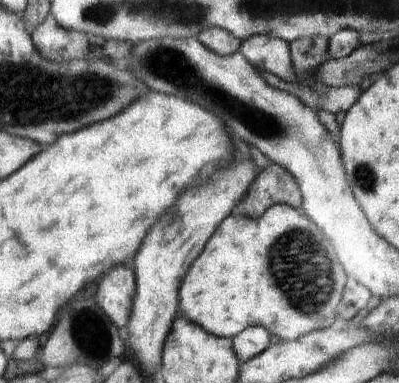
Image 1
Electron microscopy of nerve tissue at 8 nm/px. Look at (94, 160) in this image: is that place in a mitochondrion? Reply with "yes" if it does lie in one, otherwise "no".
no

